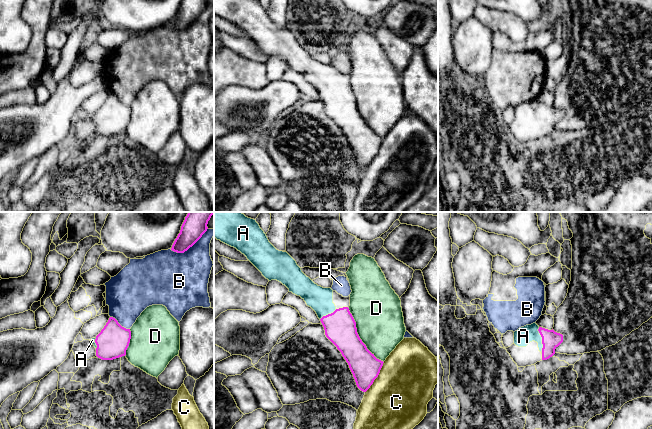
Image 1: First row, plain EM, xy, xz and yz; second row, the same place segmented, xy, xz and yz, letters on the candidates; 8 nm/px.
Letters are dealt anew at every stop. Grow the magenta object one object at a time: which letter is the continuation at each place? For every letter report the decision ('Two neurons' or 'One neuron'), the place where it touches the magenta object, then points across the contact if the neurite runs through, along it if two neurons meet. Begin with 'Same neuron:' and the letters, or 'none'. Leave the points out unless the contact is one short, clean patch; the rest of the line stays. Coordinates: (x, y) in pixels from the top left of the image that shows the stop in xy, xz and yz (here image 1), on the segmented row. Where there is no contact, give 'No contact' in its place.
Same neuron: A
A: One neuron. Touches magenta at yz (542, 340). Path across: yz (550, 339), (542, 340), (538, 336), (523, 336)
B: Two neurons. Touches magenta at xy (189, 247)
C: Two neurons. Touches magenta at xz (377, 376)
D: Two neurons. Touches magenta at xz (358, 336)

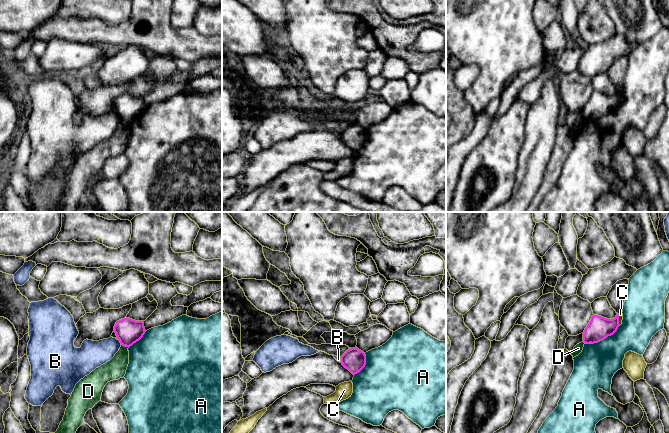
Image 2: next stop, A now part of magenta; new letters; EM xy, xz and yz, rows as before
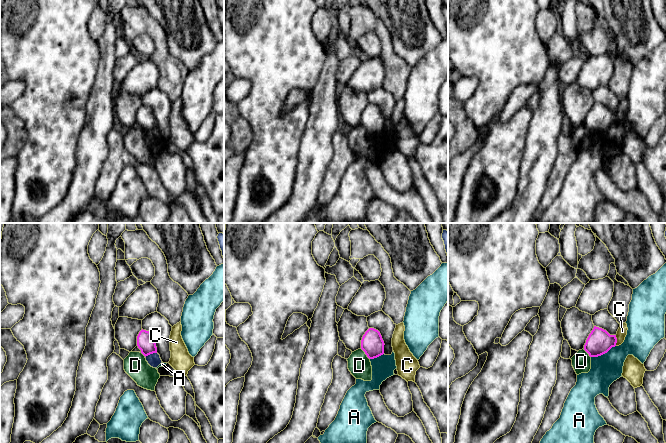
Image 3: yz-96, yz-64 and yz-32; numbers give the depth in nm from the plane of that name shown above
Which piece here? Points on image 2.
Same neuron: none
A: Two neurons. Touches magenta at yz (602, 339)
B: Two neurons. Touches magenta at xy (120, 342)
C: Two neurons. Touches magenta at yz (618, 320)
D: Two neurons. Touches magenta at xy (125, 345). Boundary: xy (121, 344), (128, 347)

